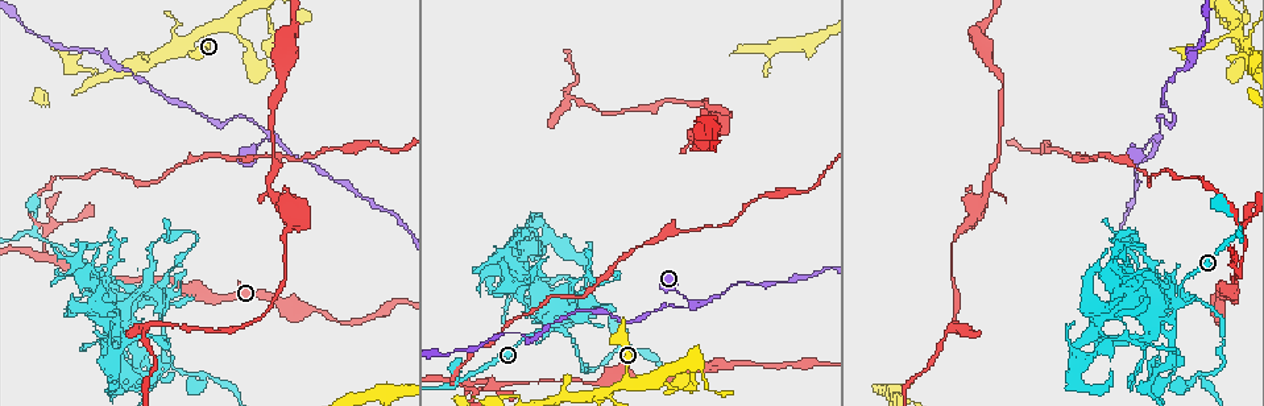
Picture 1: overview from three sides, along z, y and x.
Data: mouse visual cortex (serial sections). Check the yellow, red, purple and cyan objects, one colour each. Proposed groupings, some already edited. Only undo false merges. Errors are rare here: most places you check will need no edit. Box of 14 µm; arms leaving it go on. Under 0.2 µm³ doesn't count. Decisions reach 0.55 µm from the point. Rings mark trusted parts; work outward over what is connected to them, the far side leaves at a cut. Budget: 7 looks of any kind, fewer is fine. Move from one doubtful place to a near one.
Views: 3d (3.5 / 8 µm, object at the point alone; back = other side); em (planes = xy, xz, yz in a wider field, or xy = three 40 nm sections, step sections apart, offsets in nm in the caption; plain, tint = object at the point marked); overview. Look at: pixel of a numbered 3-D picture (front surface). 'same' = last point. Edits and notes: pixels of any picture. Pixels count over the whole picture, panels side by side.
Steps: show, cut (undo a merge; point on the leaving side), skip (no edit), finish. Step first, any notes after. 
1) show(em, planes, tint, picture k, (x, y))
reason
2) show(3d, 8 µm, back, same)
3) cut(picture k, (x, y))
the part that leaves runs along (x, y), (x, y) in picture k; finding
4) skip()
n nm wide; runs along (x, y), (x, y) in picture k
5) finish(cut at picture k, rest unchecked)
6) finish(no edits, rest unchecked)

show(3d, 3.5 µm, picture 1, (1159, 138))
sudden change in width

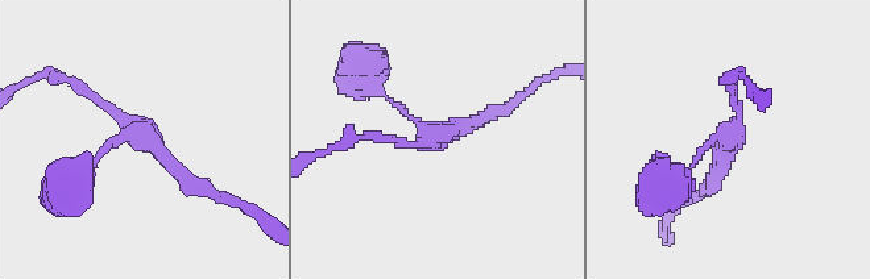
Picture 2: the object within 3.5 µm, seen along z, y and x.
show(em, xy, step 1, tint, picture 2, (130, 133))

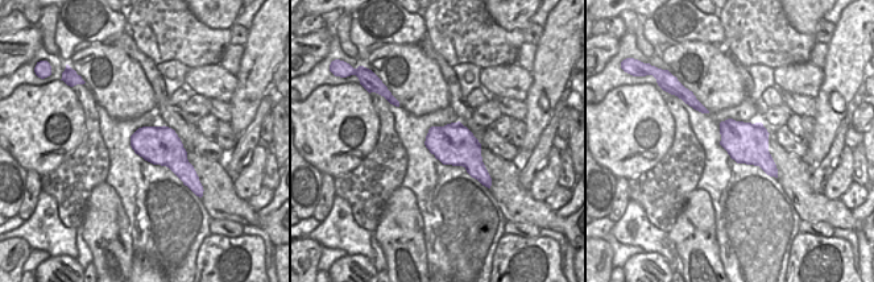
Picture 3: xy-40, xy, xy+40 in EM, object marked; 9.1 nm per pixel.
skip()
380 nm wide; runs along (676, 178), (734, 130), (730, 82) in picture 2; one cell here

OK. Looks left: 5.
show(em, xy, step 3, tint, picture 1, (1237, 272))
branch point

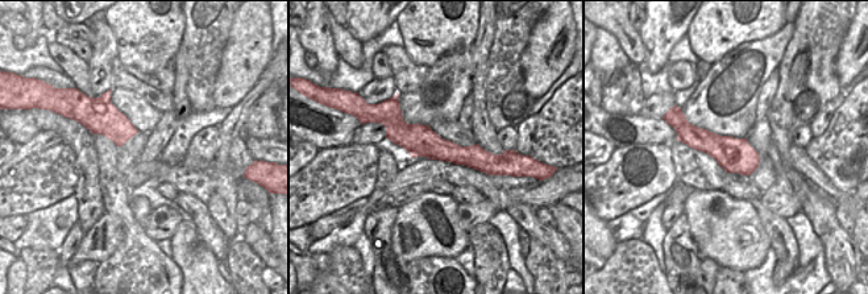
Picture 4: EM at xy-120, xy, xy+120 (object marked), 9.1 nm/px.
show(3d, 3.5 µm, same)

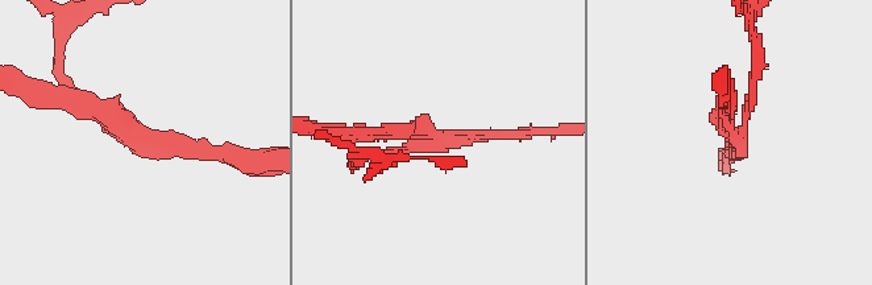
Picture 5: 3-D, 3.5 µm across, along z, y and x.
cut(picture 5, (752, 100))
arms of 100, 150, 200 nm; the part that leaves runs along (736, 137), (754, 98), (756, 53) in picture 5; a second cell is stuck on

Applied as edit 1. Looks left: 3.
finish(cut at picture 5, rest unchecked)

